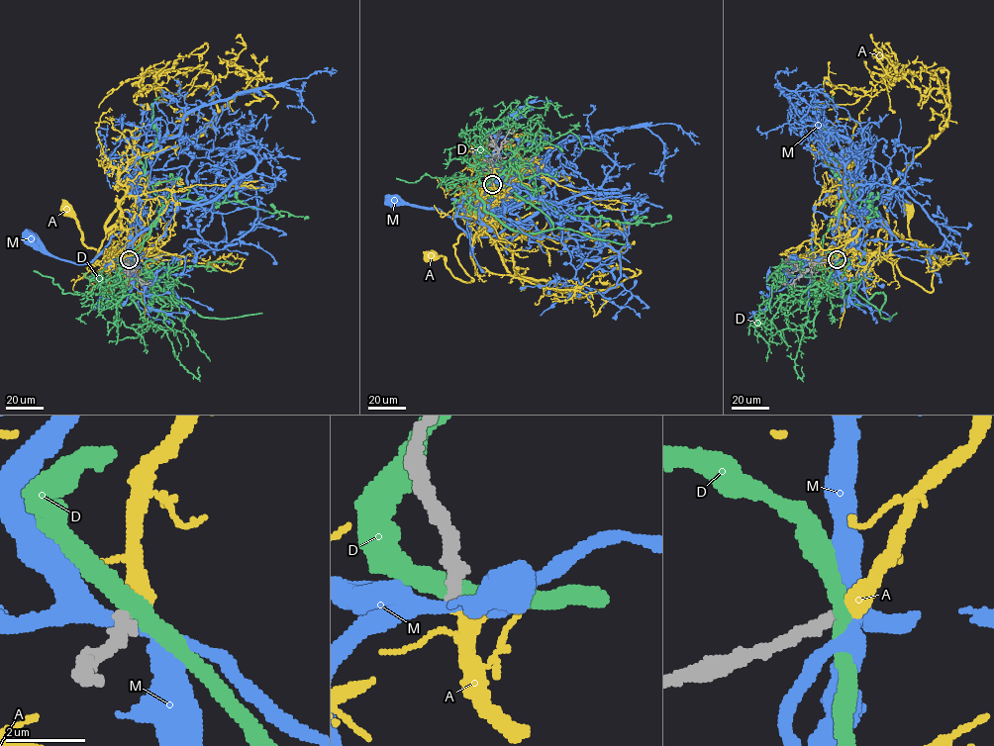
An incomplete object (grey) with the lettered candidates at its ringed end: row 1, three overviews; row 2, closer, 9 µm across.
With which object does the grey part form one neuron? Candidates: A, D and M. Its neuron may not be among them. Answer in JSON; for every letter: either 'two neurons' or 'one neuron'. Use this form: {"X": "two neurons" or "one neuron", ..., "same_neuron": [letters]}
{"A": "one neuron", "D": "two neurons", "M": "two neurons", "same_neuron": ["A"]}

